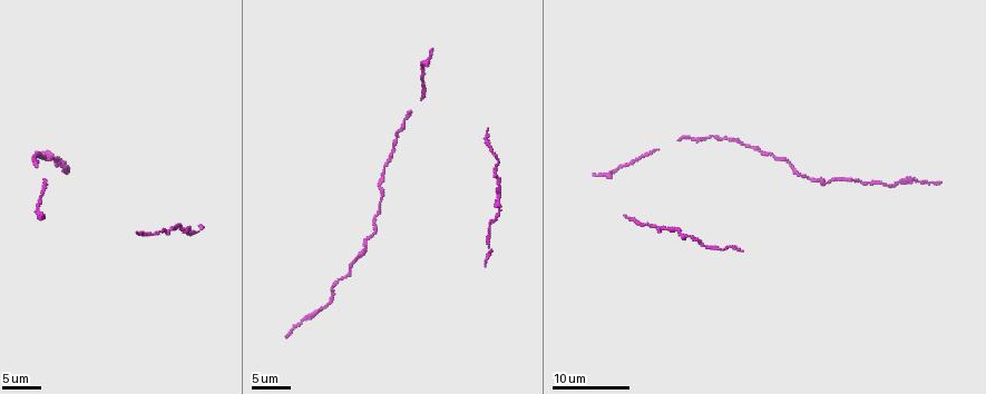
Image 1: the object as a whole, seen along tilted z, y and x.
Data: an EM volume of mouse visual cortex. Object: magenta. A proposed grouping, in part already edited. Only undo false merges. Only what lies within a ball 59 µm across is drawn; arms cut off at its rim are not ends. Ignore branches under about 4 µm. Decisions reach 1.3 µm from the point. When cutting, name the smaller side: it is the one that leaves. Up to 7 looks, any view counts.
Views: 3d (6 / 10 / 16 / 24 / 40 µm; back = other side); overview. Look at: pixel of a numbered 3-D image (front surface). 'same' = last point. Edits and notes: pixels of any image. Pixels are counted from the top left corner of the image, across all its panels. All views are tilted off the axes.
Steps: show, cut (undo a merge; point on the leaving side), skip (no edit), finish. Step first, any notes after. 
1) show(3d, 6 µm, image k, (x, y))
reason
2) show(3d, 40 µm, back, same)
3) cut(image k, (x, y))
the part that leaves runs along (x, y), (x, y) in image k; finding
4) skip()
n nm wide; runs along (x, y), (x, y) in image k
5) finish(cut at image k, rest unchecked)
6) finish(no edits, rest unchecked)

show(3d, 16 µm, image 1, (897, 185))

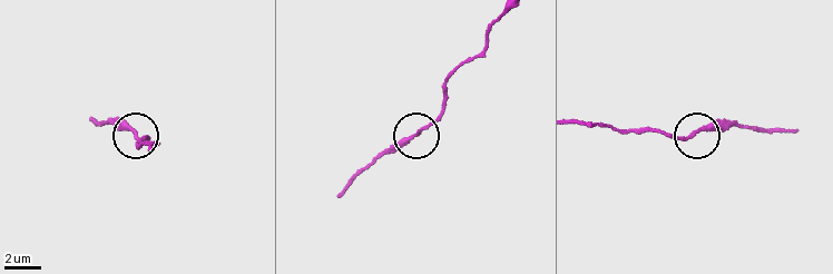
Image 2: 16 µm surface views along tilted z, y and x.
show(3d, 16 µm, back, image 2, (131, 129))

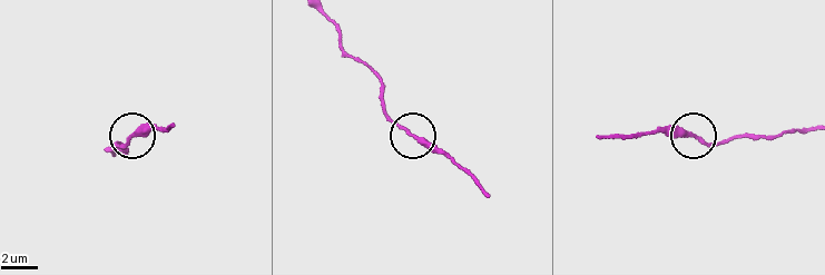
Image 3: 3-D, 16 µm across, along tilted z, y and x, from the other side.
skip()
runs along (324, 15), (346, 50), (381, 84), (388, 115), (442, 155) in image 3; one neuron here

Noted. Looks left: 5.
show(3d, 10 µm, image 1, (755, 149))
sudden change in width

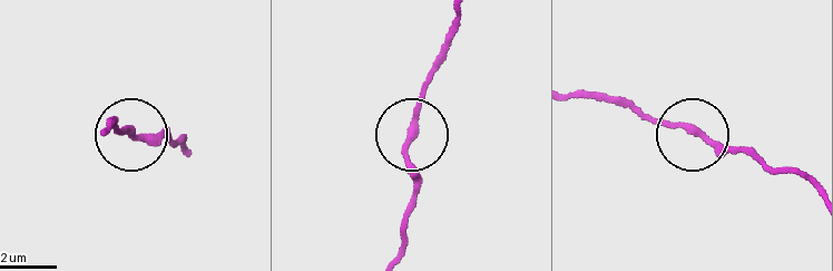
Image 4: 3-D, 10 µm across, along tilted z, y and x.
skip()
all the same neuron

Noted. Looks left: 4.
show(3d, 6 µm, image 1, (811, 181))
calibre changes

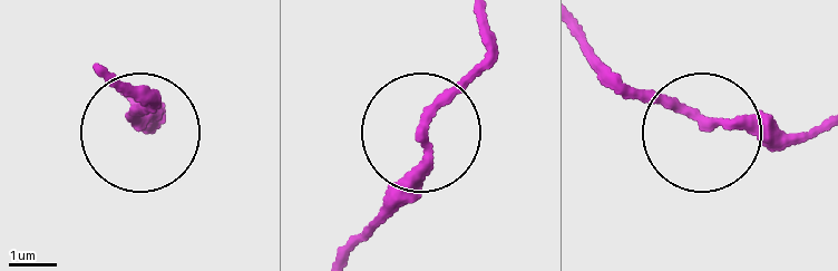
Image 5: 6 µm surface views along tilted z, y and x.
show(3d, 6 µm, back, image 5, (703, 122))

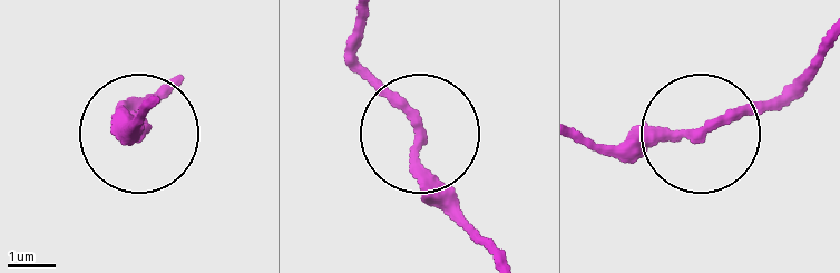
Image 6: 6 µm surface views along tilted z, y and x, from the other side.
skip()
runs along (820, 50), (787, 87), (692, 140), (595, 149) in image 6; all the same neuron

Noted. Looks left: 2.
finish(no edits, rest unchecked)

